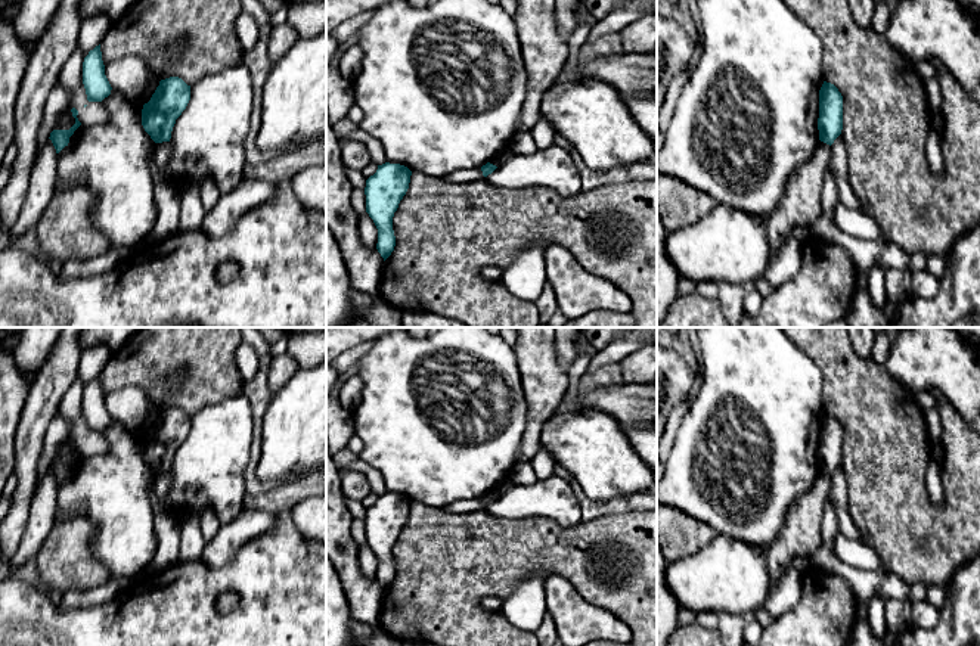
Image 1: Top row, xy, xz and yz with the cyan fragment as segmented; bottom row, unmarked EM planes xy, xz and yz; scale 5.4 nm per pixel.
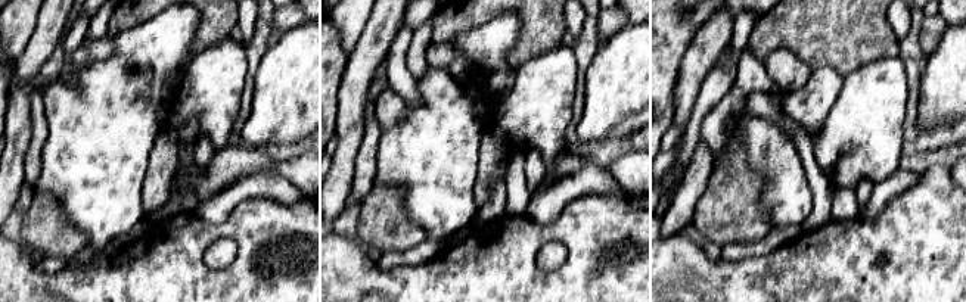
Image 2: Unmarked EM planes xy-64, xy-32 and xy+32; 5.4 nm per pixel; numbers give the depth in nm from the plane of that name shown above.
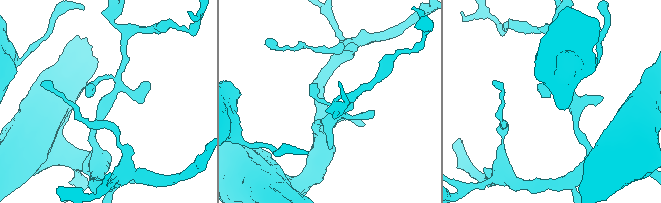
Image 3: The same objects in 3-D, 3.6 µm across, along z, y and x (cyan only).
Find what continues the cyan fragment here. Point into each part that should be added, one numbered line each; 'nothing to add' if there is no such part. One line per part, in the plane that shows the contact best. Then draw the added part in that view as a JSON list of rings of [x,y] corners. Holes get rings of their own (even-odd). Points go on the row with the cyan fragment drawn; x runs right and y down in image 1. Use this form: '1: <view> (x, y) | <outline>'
nothing to add

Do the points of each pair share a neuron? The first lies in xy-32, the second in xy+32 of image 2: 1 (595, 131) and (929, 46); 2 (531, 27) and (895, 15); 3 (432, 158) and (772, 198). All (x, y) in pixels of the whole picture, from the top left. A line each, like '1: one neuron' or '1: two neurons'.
1: two neurons
2: two neurons
3: one neuron

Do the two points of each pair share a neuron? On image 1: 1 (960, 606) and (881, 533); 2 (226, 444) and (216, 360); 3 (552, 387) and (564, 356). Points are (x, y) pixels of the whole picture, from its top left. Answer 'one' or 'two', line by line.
1: two
2: two
3: two

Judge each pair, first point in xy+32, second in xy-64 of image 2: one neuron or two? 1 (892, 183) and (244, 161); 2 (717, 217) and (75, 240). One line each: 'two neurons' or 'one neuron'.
1: two neurons
2: one neuron

